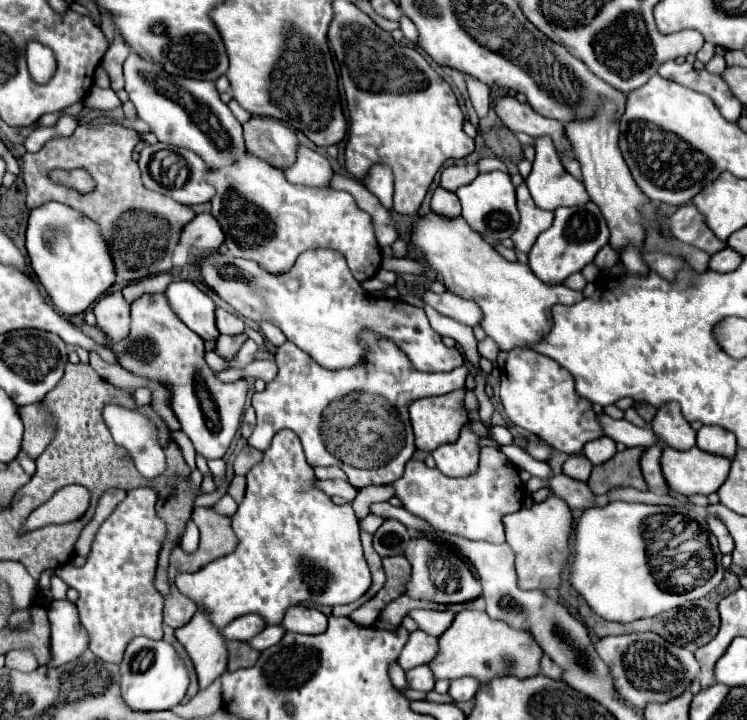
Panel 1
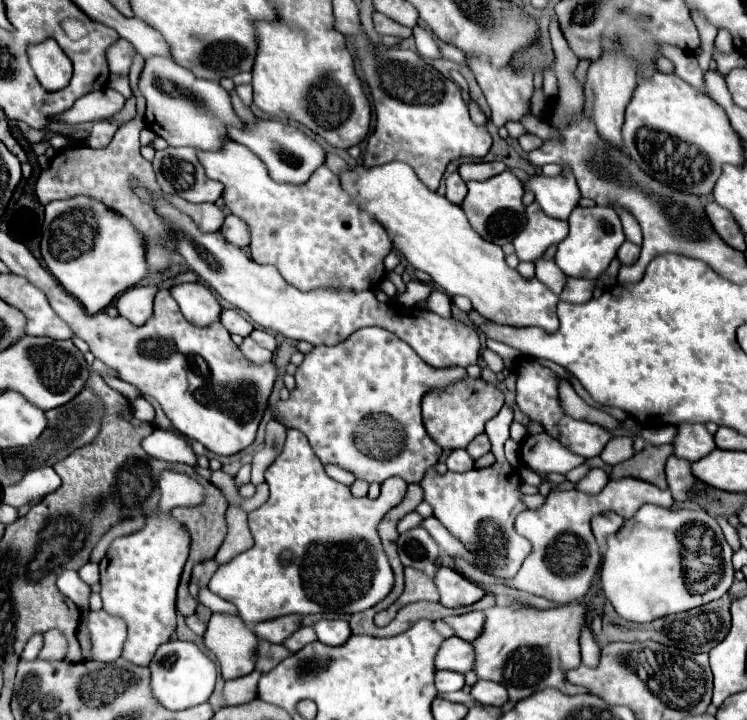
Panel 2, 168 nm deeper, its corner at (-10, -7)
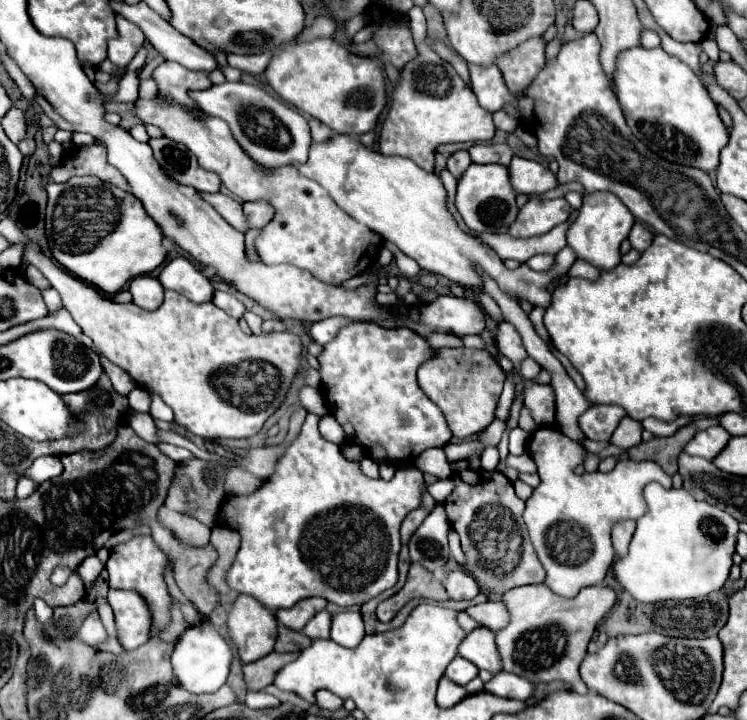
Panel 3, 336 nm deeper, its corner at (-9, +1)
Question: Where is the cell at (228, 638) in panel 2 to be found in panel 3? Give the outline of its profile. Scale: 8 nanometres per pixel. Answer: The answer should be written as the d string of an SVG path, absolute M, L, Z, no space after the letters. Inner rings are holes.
M241 594L231 604L225 626L243 664L255 662L273 652L277 636L275 612L263 608L255 598Z

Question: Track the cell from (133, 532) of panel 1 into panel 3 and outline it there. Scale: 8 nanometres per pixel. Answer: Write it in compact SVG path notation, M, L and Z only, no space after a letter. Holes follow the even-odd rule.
M133 536L129 538L127 542L115 546L111 550L111 556L105 564L107 572L109 572L109 588L111 590L131 590L131 592L137 592L149 612L151 612L151 632L149 632L149 638L157 638L171 622L171 608L173 608L173 598L169 596L167 592L167 584L163 580L163 574L165 574L165 568L171 566L171 558L153 542L151 536Z

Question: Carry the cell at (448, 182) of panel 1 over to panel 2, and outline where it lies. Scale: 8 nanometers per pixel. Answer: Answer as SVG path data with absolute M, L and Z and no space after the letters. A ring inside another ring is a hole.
M468 162L468 164L462 164L458 168L464 182L488 180L488 178L492 178L504 170L506 170L506 164L502 164L502 162Z

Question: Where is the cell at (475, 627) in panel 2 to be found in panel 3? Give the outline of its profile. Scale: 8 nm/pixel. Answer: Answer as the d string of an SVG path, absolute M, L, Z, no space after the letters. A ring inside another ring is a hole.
M485 602L485 604L477 604L477 606L469 606L465 610L473 620L477 620L483 628L491 628L493 632L497 632L499 628L507 626L507 610L503 608L503 602Z

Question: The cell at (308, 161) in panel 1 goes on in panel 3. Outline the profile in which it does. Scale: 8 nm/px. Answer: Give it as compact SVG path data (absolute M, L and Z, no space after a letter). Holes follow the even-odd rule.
M225 82L207 90L191 92L191 98L199 104L199 108L205 114L225 120L235 140L255 162L267 168L307 162L307 152L313 144L309 122L297 110L287 108L277 96L245 82L235 82L235 84Z

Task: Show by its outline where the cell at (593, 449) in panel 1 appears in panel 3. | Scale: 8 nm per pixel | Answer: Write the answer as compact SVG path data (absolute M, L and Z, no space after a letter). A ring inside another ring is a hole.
M627 416L627 418L623 418L623 420L619 422L617 430L613 432L611 444L613 444L613 446L619 446L619 448L623 448L623 450L633 448L633 446L637 446L637 444L641 442L641 432L643 432L641 422L631 420L631 418Z

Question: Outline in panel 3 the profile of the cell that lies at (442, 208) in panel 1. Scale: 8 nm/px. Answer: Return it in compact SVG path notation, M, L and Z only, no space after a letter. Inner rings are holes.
M459 150L447 160L447 170L455 176L455 180L461 180L461 176L469 168L469 164L471 164L471 158L467 156L467 150Z

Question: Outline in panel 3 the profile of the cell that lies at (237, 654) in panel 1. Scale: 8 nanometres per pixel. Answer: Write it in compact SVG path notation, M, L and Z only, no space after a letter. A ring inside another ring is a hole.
M279 626L277 632L279 634L275 642L275 652L299 652L311 644L311 640L307 640L307 636L303 636L301 632L295 632L283 626Z

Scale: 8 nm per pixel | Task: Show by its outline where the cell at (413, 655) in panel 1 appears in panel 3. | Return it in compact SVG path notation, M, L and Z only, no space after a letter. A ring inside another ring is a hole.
M475 628L469 632L457 648L457 654L465 660L471 660L477 668L485 668L489 672L499 672L499 654L495 648L495 636L487 628Z

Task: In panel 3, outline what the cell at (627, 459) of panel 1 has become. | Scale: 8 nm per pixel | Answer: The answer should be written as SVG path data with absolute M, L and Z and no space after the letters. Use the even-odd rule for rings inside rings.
M683 426L673 436L653 438L649 442L641 442L635 448L629 448L627 454L629 454L631 460L653 460L669 476L673 476L677 472L675 458L679 456L679 452L687 444L687 440L691 440L693 436L695 436L695 428L693 426Z

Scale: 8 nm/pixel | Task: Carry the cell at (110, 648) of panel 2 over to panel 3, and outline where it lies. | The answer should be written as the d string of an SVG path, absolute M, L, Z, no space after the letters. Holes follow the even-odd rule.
M111 590L107 600L113 608L119 644L125 650L135 650L145 644L149 640L149 612L143 598L127 590Z

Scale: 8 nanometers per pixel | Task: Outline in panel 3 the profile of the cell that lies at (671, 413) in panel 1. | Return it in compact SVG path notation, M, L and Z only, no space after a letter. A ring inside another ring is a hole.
M711 426L703 432L697 432L697 436L691 438L683 450L691 456L701 456L705 460L713 460L713 456L717 456L717 452L723 450L723 446L727 444L729 438L731 436L727 434L725 428Z

